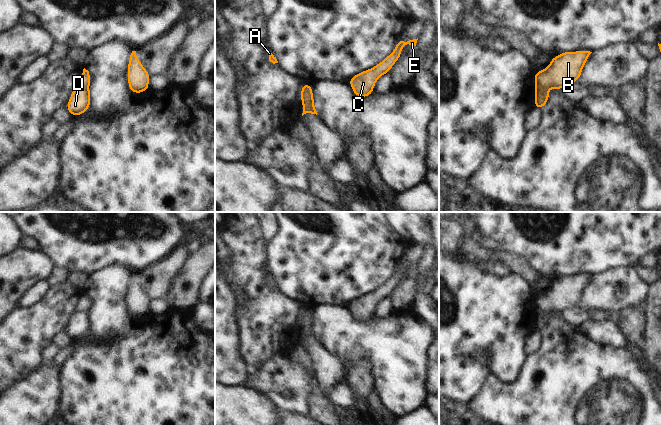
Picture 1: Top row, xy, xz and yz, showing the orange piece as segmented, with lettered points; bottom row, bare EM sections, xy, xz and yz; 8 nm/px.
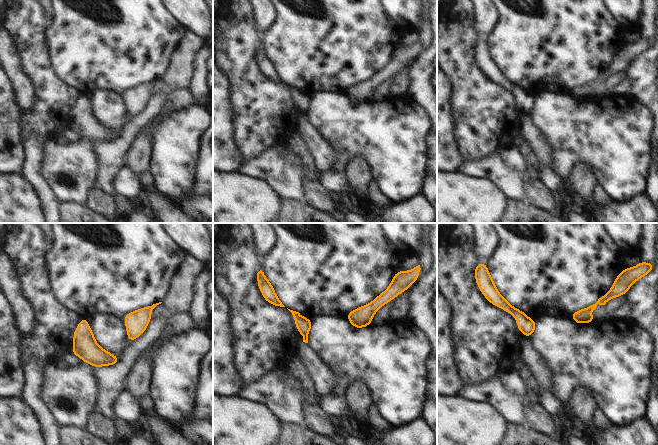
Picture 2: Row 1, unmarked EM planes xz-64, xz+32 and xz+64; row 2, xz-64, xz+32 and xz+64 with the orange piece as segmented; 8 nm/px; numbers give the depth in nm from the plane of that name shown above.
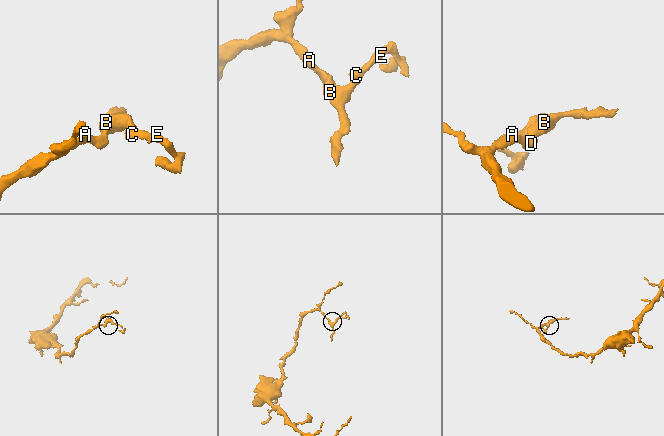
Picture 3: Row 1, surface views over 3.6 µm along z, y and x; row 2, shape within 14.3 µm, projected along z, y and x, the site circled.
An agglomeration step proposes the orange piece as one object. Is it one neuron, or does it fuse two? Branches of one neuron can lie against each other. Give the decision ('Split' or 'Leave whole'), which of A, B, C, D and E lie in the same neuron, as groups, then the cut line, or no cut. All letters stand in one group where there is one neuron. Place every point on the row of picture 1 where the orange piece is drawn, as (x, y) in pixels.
Split. Groups: A D / B C E. Split along xy (77, 86), (87, 87)

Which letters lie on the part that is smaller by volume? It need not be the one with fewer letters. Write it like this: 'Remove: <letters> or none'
Remove: B, C, E

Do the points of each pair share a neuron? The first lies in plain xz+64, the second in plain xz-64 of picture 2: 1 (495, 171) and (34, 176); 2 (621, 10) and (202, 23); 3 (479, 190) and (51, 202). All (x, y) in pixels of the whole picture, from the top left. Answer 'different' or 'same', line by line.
1: different
2: same
3: different

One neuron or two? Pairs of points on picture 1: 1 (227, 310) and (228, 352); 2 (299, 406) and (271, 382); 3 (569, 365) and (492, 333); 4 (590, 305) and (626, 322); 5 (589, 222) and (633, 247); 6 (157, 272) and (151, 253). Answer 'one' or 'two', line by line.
1: one
2: one
3: two
4: two
5: one
6: two

